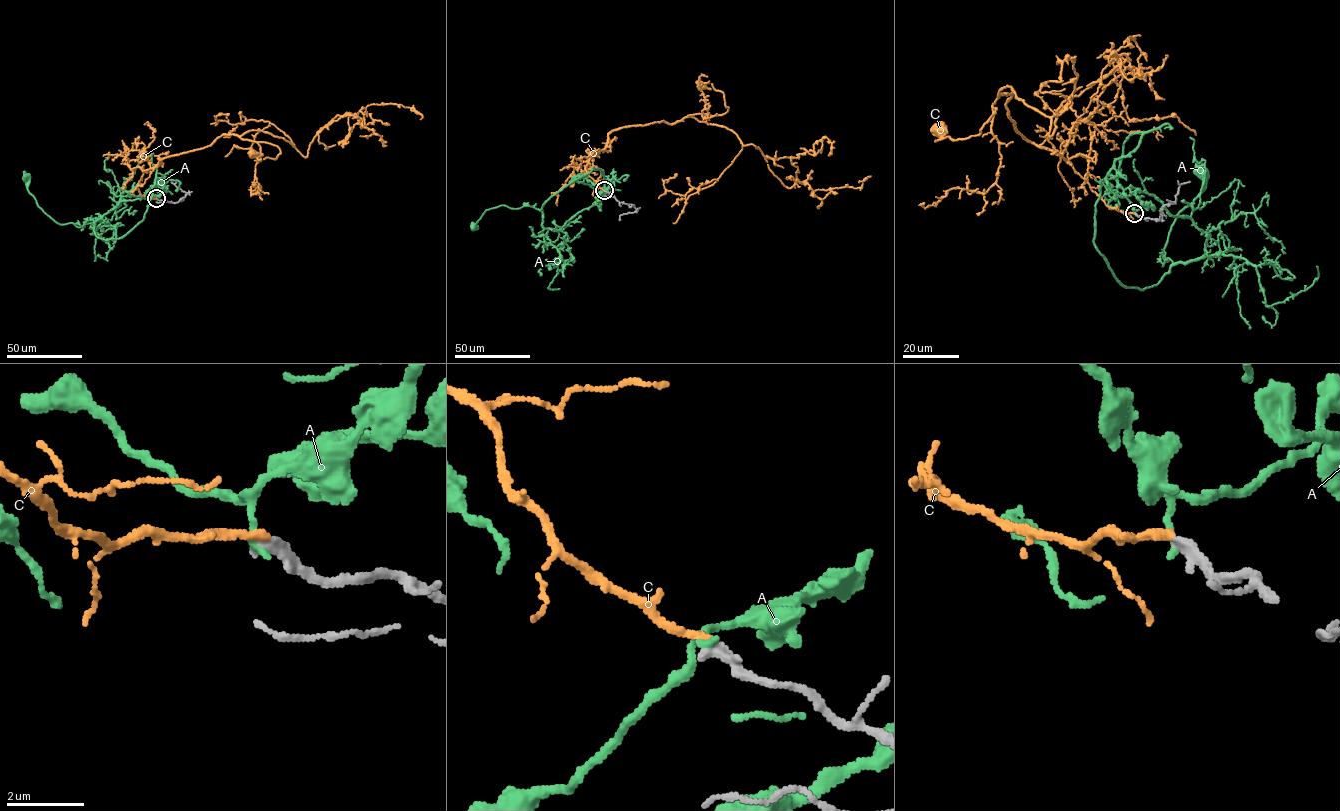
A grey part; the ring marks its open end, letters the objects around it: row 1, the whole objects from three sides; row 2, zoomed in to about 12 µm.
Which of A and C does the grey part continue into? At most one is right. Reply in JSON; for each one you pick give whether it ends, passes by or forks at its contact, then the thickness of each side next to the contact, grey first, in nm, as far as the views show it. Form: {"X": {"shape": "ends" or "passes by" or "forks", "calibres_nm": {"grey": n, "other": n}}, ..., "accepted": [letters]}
{"C": {"shape": "ends", "calibres_nm": {"grey": 380, "other": 200}}, "accepted": ["C"]}

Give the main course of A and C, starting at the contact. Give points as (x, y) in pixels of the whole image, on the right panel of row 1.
A: (1135, 213), (1121, 194), (1146, 191), (1187, 216), (1208, 234), (1201, 257), (1162, 266), (1202, 172)
C: (1134, 213), (1110, 207), (1068, 161), (1018, 132), (1010, 94), (976, 135), (936, 141), (941, 130)

